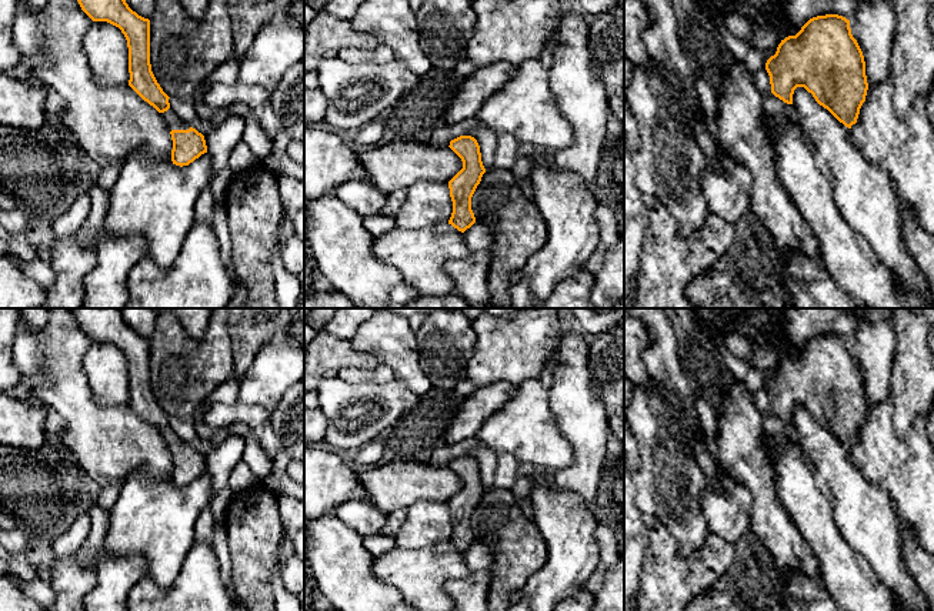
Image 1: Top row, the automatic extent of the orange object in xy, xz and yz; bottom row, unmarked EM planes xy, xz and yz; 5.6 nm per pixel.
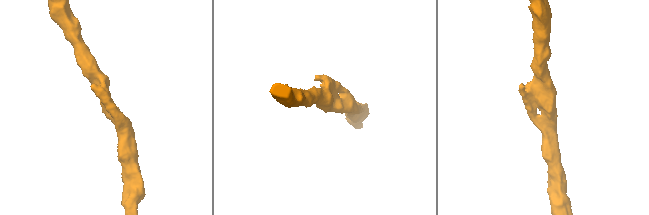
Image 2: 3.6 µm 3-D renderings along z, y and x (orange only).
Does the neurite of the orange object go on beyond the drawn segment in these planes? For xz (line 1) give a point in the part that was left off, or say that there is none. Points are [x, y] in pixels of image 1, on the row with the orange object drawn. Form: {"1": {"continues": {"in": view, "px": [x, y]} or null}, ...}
{"1": {"continues": null}}

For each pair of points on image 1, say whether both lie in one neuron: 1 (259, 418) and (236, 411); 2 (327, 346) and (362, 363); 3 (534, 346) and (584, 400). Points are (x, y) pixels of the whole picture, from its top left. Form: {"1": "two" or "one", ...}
{"1": "one", "2": "one", "3": "two"}

